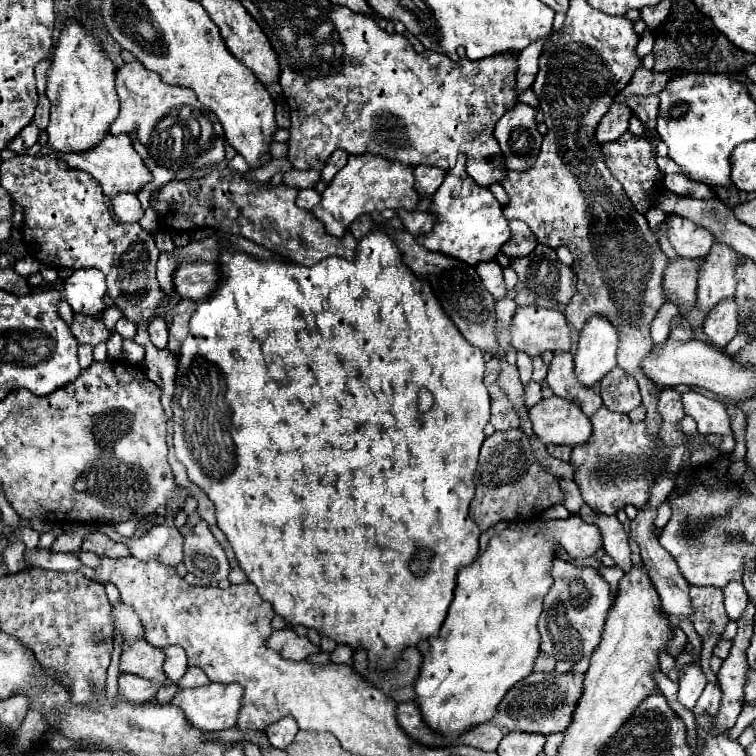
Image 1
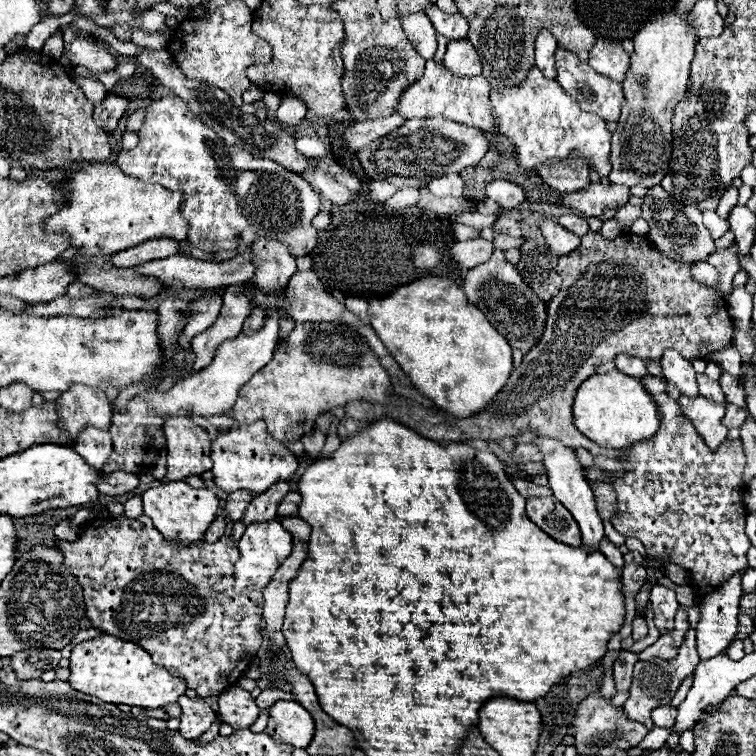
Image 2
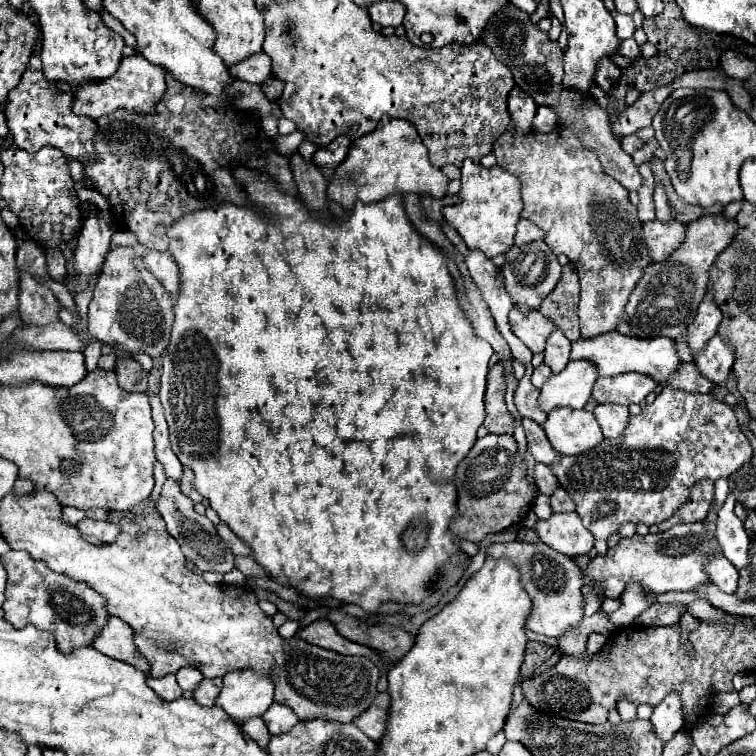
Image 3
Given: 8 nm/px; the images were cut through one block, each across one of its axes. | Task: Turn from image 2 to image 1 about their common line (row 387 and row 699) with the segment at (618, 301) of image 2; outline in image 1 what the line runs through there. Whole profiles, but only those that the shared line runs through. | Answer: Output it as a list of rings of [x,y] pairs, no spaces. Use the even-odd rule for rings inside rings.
[[[532,672],[506,694],[506,698],[500,702],[496,716],[492,718],[492,724],[506,726],[508,730],[536,732],[544,736],[552,732],[564,732],[572,722],[582,692],[584,692],[584,674],[580,672],[566,672],[566,674]]]

